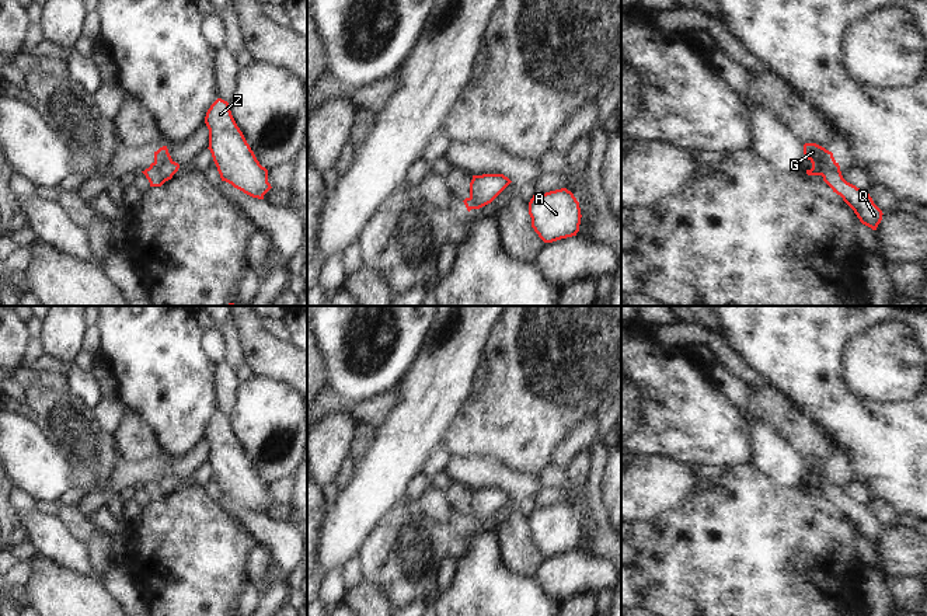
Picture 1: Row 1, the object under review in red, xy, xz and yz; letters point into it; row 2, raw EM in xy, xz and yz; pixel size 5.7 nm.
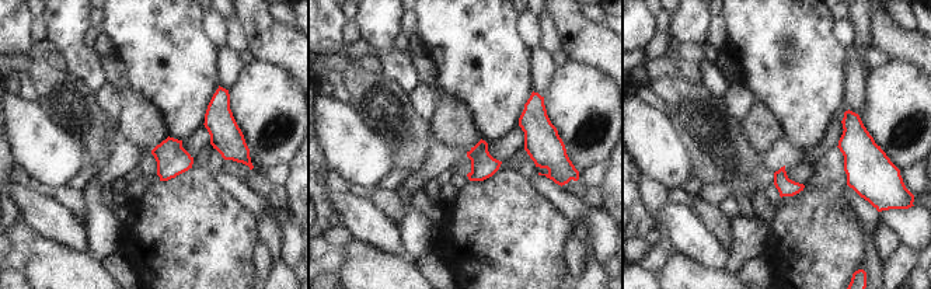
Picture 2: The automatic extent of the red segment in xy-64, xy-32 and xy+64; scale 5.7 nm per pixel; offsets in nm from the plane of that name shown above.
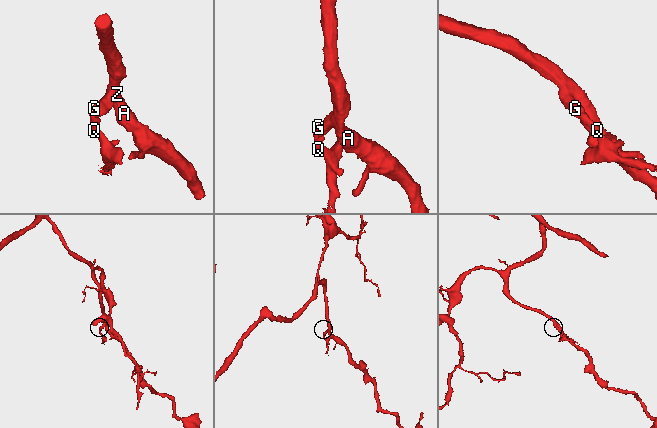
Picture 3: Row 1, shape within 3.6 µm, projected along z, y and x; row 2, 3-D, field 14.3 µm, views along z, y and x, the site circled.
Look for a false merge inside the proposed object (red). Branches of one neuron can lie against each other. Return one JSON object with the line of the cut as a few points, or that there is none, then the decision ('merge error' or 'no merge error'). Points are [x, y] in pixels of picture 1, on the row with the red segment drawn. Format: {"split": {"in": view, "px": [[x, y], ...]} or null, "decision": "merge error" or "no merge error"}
{"split": {"in": "xy", "px": [[153, 163], [166, 180]]}, "decision": "merge error"}

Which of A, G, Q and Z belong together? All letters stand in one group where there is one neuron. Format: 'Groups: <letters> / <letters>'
Groups: A G Z / Q

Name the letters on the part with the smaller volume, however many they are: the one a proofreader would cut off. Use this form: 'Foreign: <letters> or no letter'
Foreign: Q

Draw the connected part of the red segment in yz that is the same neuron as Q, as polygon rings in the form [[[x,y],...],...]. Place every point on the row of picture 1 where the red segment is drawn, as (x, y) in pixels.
[[[839,163],[825,173],[823,181],[833,192],[843,198],[862,225],[877,230],[882,220],[882,210],[874,203],[867,191],[857,188],[843,178]]]

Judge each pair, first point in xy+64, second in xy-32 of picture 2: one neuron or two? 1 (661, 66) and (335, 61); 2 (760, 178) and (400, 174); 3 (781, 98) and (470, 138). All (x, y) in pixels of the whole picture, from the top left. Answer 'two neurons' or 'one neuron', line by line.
1: one neuron
2: two neurons
3: two neurons

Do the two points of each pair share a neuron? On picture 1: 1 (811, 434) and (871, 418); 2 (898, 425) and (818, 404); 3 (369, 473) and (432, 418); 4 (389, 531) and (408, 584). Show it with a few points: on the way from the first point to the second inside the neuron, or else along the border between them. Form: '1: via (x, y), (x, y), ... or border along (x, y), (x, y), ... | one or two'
1: border along (798, 409), (812, 418), (833, 442), (836, 460) | two
2: via (878, 425), (854, 425), (837, 410) | one
3: via (384, 462), (417, 430) | one
4: via (401, 543), (406, 571) | one

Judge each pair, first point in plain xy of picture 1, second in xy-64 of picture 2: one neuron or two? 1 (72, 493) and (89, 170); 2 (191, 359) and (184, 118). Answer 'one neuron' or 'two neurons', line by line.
1: one neuron
2: one neuron

